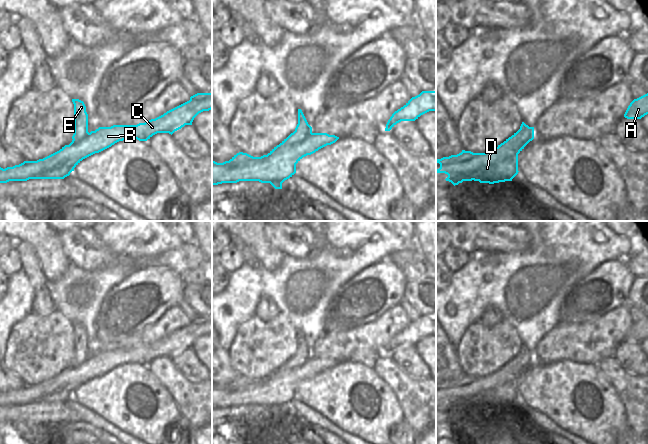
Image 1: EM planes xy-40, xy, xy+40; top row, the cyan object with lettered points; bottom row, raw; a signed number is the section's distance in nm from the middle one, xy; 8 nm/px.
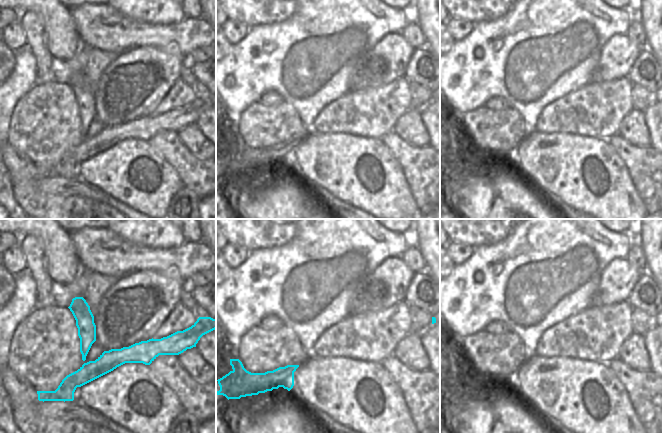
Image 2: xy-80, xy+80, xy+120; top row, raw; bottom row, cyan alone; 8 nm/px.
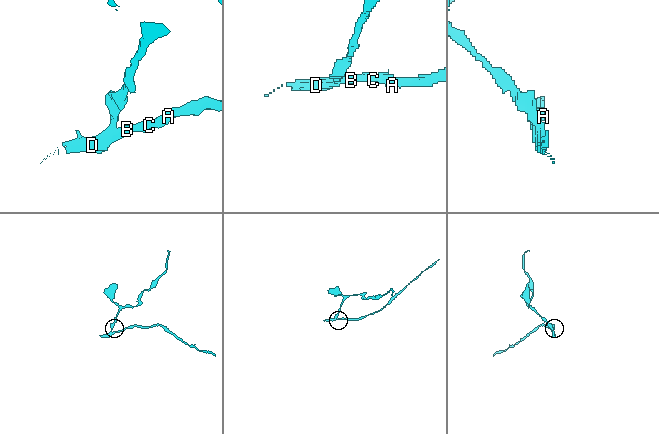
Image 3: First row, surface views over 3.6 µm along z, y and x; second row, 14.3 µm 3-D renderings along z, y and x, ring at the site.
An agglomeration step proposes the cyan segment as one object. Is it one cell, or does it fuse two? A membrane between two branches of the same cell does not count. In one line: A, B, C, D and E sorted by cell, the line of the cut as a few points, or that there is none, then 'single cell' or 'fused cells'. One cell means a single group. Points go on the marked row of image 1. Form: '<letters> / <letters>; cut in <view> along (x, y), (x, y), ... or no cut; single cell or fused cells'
A B C D / E; cut in xy along (312, 133), (304, 140), (292, 138); fused cells

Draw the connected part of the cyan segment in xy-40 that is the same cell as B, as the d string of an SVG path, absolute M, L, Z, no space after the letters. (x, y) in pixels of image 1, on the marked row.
M197 93L190 97L190 100L167 111L163 115L151 119L145 123L137 125L113 125L111 127L99 127L95 131L91 131L79 143L72 140L69 145L65 145L59 151L37 161L24 161L19 165L0 167L0 183L9 181L27 181L29 179L64 179L69 176L74 168L85 158L99 153L119 141L125 139L137 139L139 141L147 141L157 133L173 134L185 125L192 125L194 118L203 111L212 109L212 93Z

